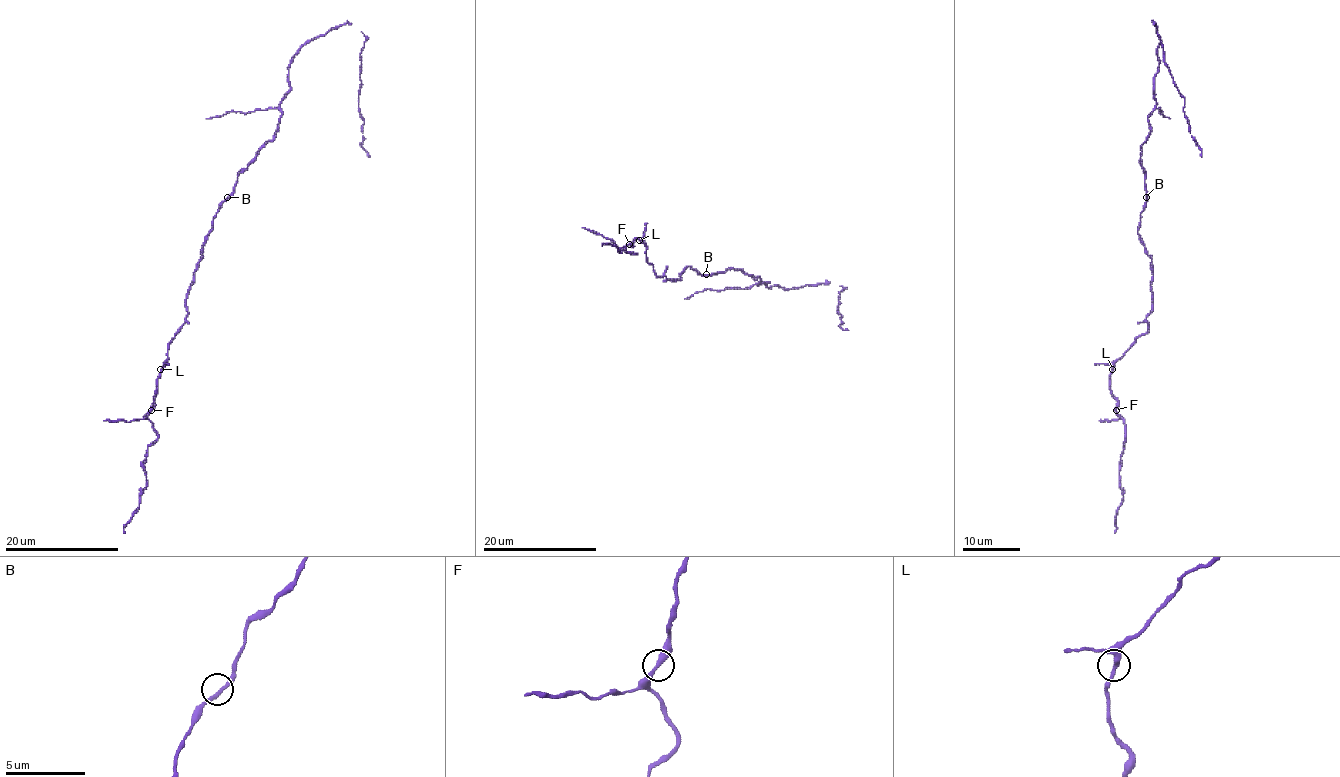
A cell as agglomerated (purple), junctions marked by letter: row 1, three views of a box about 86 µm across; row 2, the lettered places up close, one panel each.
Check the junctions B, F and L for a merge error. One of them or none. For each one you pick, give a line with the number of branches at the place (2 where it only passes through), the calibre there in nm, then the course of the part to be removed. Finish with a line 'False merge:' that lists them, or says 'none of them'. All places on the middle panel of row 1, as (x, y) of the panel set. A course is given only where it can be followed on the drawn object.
False merge: none of them

